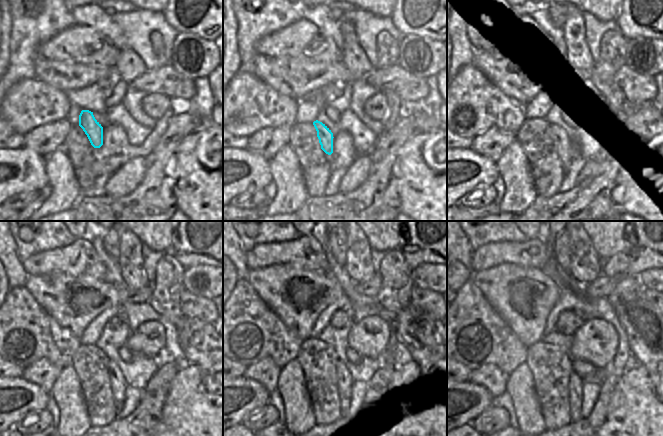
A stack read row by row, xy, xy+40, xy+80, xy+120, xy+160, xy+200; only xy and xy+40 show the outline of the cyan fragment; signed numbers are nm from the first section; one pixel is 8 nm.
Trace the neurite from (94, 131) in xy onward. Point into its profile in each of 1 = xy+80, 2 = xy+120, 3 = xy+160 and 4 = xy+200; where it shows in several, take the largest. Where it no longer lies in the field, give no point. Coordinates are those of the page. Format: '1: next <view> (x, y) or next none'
1: next xy+80 (563, 145)
2: next xy+120 (118, 384)
3: next xy+160 (344, 380)
4: next xy+200 (575, 382)

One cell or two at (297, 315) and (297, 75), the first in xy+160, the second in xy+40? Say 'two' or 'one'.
one

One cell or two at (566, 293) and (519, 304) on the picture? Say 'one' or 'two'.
two

